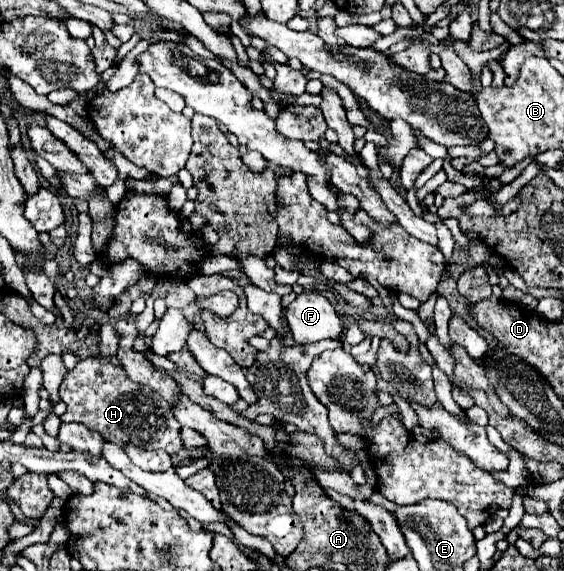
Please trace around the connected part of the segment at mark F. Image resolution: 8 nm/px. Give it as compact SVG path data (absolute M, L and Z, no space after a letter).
M301 293L289 305L287 323L295 343L315 343L321 339L339 339L343 319L337 315L327 297L319 293Z

